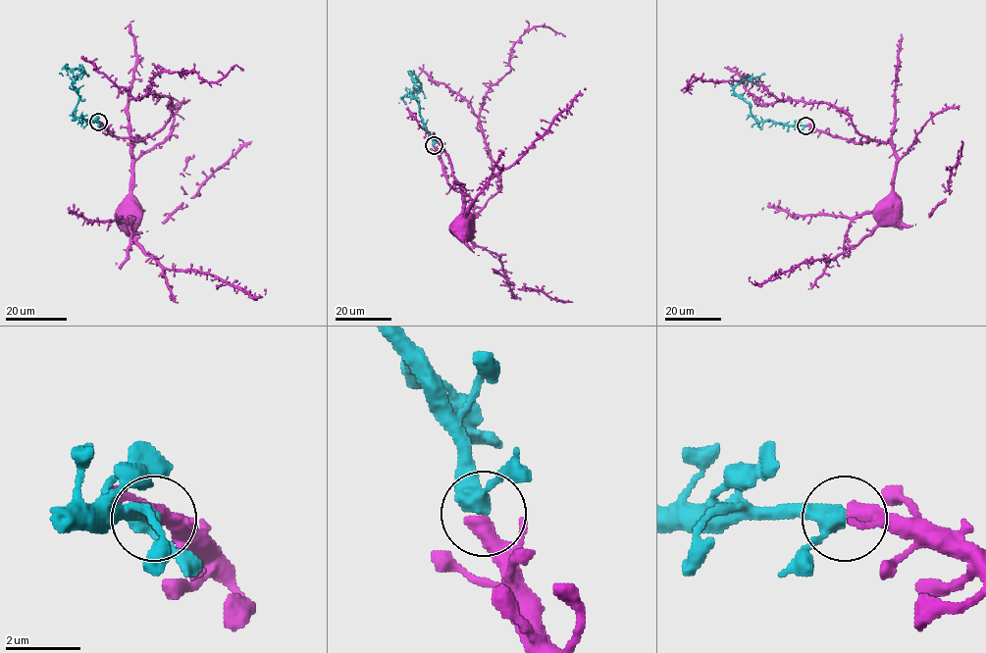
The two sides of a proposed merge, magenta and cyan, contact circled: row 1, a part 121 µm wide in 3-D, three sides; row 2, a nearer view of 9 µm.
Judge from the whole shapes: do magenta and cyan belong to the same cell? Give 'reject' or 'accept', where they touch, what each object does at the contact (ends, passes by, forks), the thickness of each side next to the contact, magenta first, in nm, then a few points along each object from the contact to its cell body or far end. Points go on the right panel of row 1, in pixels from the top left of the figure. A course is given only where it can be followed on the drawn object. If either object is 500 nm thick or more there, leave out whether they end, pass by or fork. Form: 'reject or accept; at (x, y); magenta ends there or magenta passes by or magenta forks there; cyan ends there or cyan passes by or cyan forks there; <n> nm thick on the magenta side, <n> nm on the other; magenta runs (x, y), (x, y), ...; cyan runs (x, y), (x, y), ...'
accept; at (805, 125); 500 nm thick on the magenta side, 380 nm on the other; magenta runs (806, 125), (887, 141), (891, 191), (877, 226), (836, 258), (803, 262), (760, 283), (750, 276); cyan runs (805, 125), (758, 121), (753, 117), (749, 104), (734, 88), (742, 80), (752, 77), (757, 83), (763, 81)

